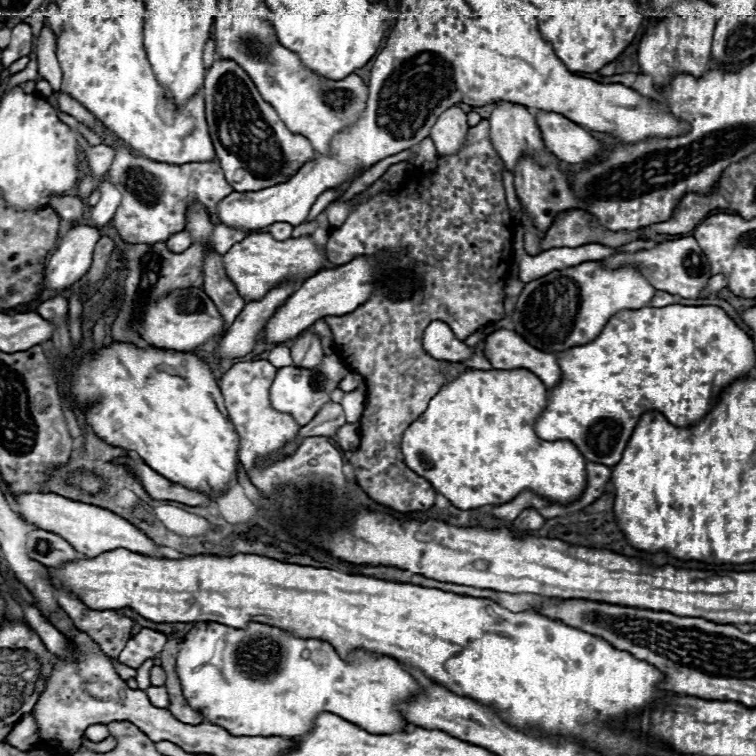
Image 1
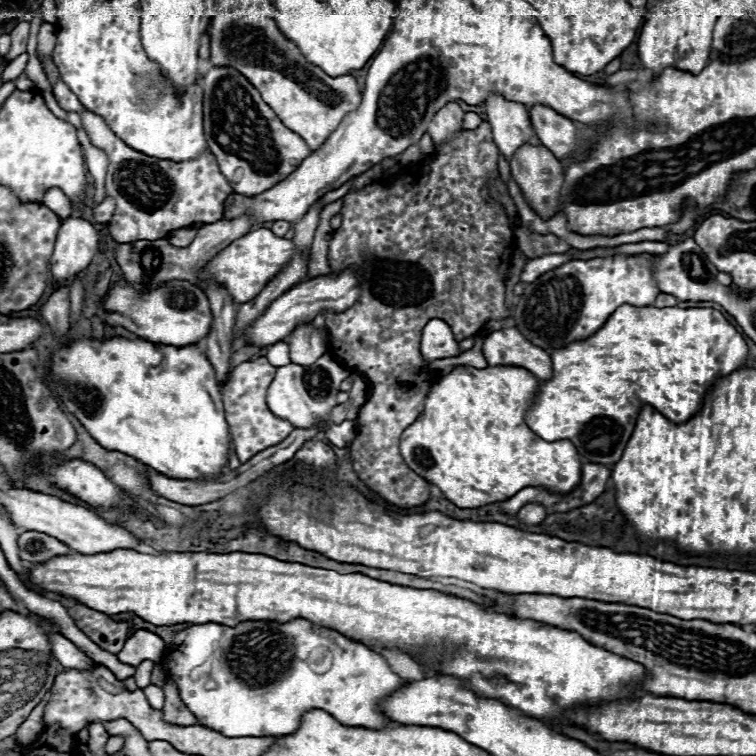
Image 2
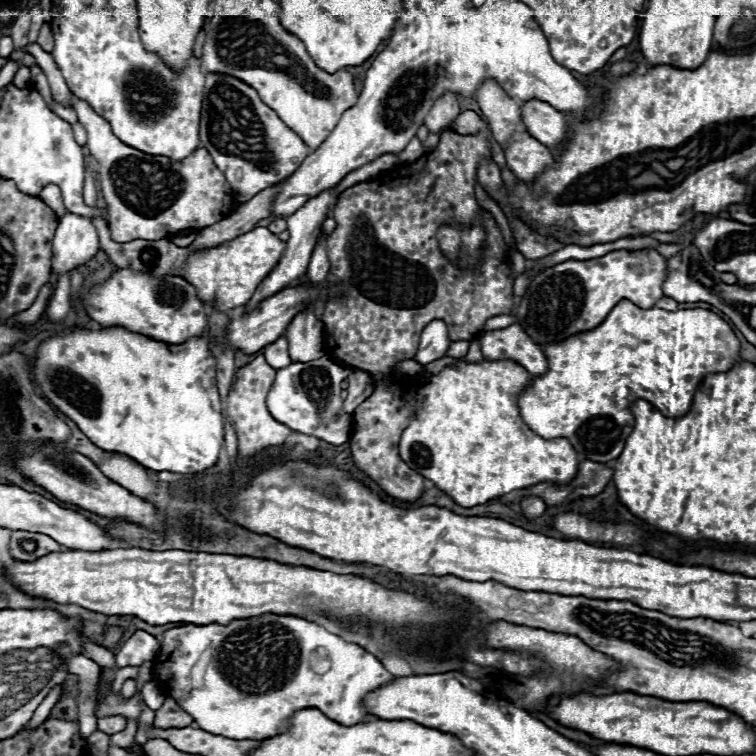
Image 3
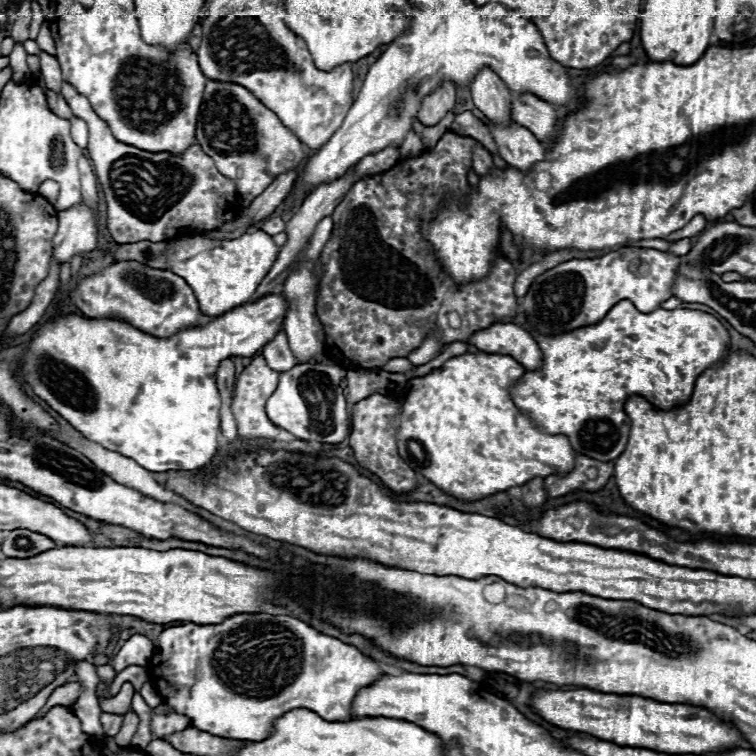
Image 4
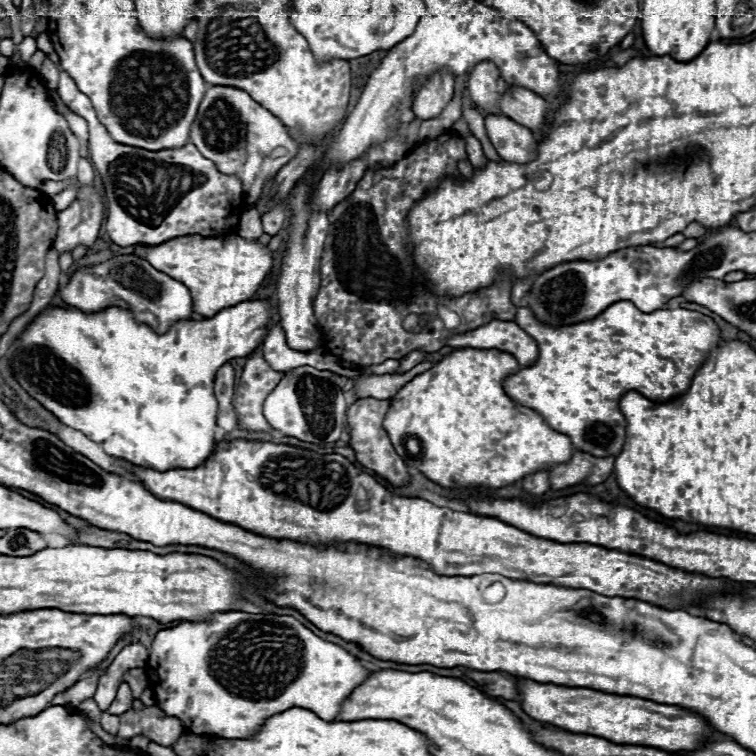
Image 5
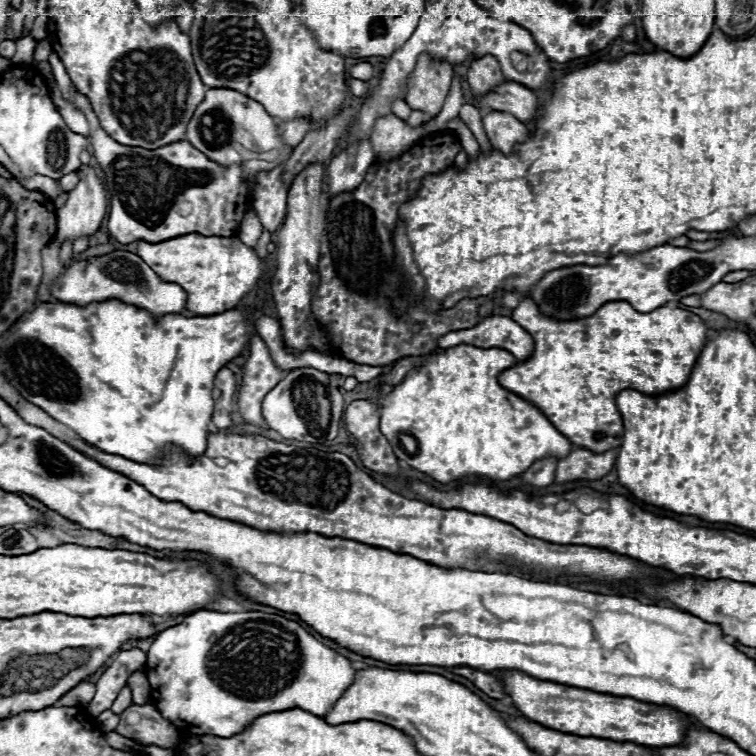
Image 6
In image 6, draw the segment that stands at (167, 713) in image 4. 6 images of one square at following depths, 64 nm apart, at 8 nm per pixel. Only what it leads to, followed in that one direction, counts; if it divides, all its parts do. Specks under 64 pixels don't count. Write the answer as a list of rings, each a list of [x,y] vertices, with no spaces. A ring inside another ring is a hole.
[[[152,704],[128,706],[120,714],[120,724],[116,732],[146,746],[154,744],[162,748],[174,748],[180,740],[176,726],[166,722]]]

